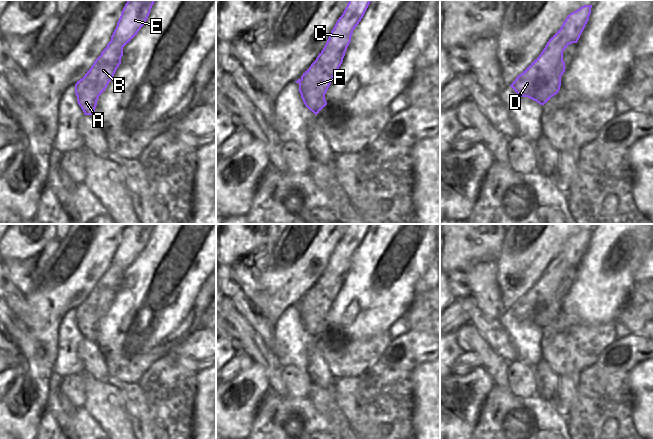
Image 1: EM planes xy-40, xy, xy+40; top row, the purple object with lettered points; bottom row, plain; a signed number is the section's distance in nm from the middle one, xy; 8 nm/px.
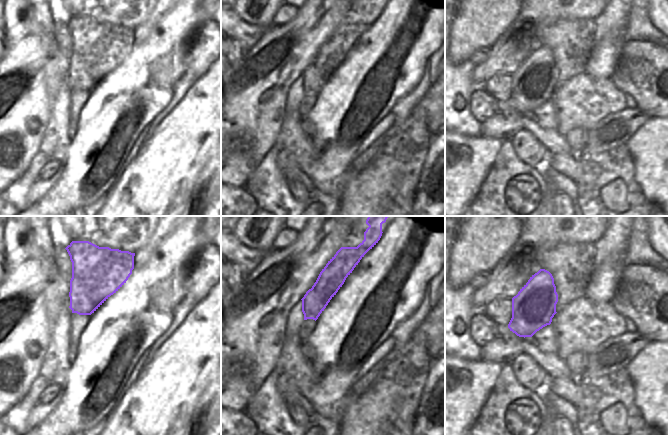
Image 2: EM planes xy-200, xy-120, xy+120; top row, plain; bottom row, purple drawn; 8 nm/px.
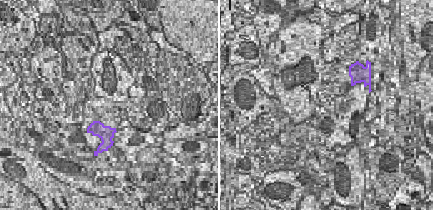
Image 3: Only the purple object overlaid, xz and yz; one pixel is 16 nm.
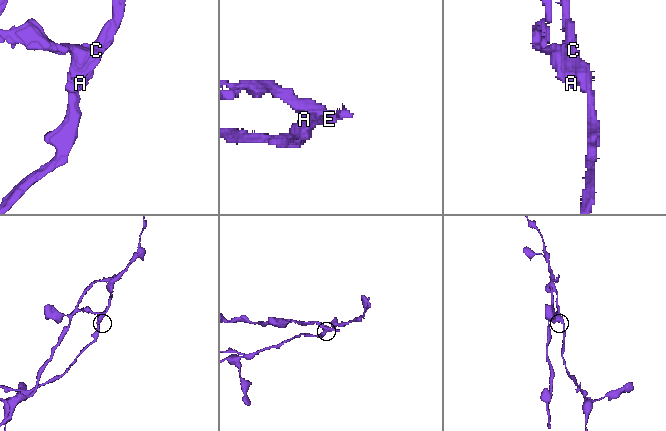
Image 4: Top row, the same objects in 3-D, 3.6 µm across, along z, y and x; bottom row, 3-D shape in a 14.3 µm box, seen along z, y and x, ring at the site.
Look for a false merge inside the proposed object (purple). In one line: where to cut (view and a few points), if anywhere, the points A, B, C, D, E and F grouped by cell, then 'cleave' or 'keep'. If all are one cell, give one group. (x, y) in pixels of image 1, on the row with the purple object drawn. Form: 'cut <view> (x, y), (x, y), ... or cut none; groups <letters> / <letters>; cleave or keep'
cut xy (346, 47), (341, 48), (323, 66), (315, 60); groups A B F / C D E; cleave

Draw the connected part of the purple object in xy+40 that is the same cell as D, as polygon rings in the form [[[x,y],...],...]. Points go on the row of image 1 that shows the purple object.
[[[584,5],[567,16],[541,54],[510,85],[518,95],[544,105],[559,92],[561,76],[566,69],[564,61],[557,67],[559,56],[568,45],[578,42],[591,8],[592,5]]]

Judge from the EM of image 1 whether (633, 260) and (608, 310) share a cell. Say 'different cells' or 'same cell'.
same cell

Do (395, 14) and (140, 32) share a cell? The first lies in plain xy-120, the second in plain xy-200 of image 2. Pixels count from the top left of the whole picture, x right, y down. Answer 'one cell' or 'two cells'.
two cells

